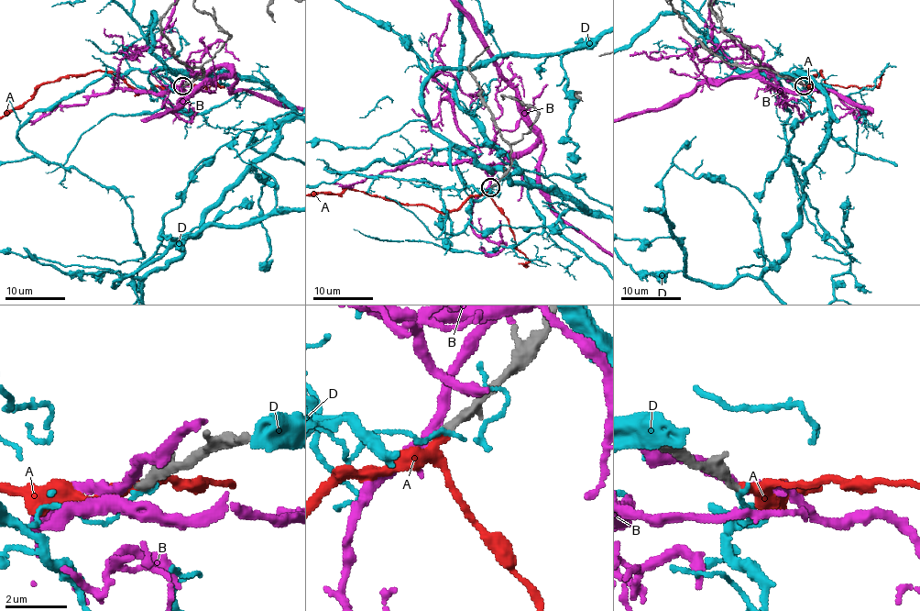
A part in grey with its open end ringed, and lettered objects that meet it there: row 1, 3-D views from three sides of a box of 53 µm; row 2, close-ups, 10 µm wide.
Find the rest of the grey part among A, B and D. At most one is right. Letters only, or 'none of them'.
A

